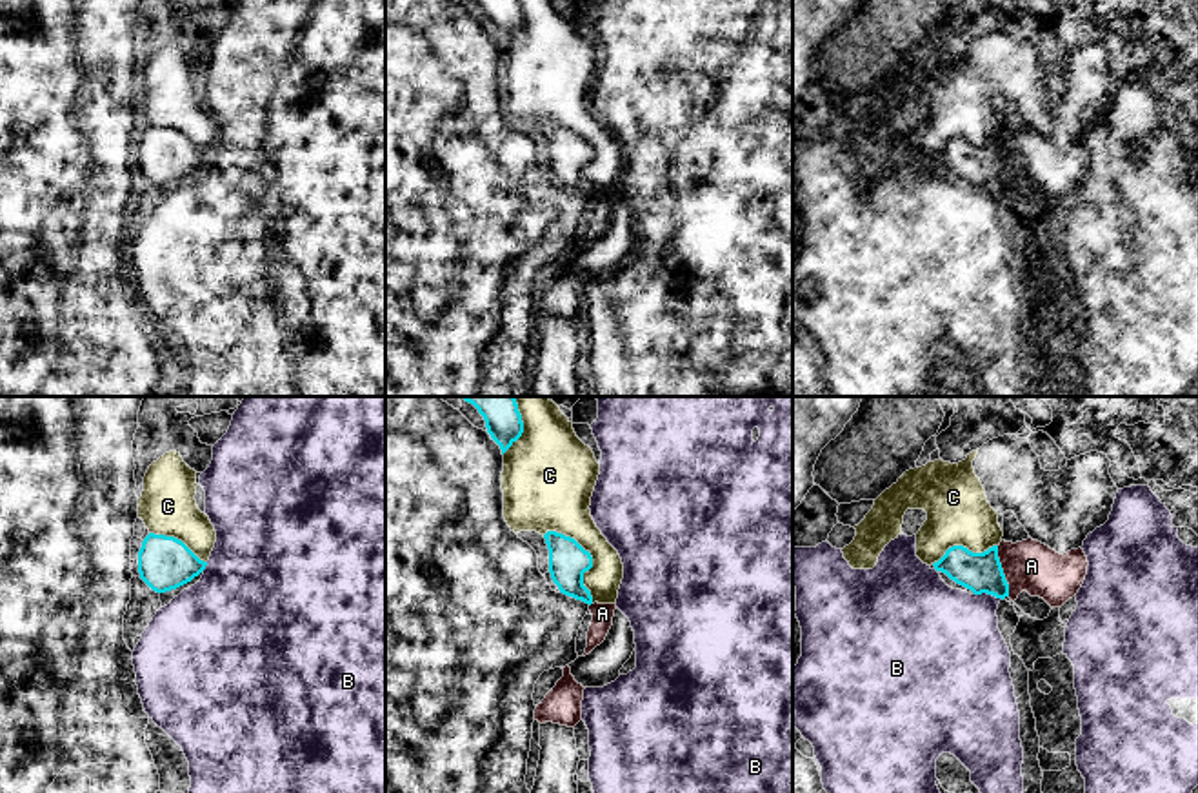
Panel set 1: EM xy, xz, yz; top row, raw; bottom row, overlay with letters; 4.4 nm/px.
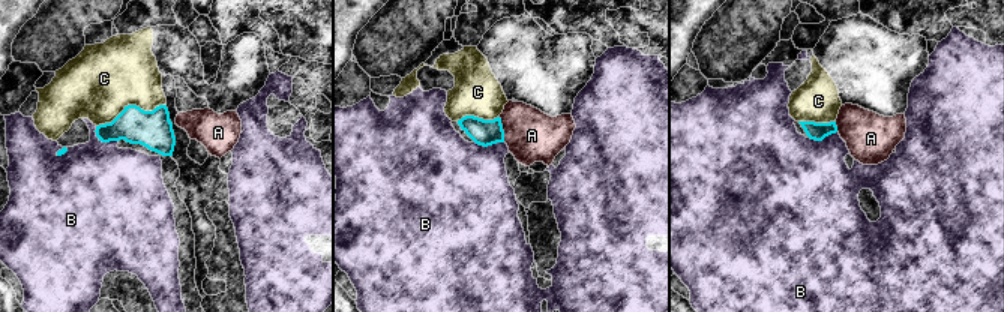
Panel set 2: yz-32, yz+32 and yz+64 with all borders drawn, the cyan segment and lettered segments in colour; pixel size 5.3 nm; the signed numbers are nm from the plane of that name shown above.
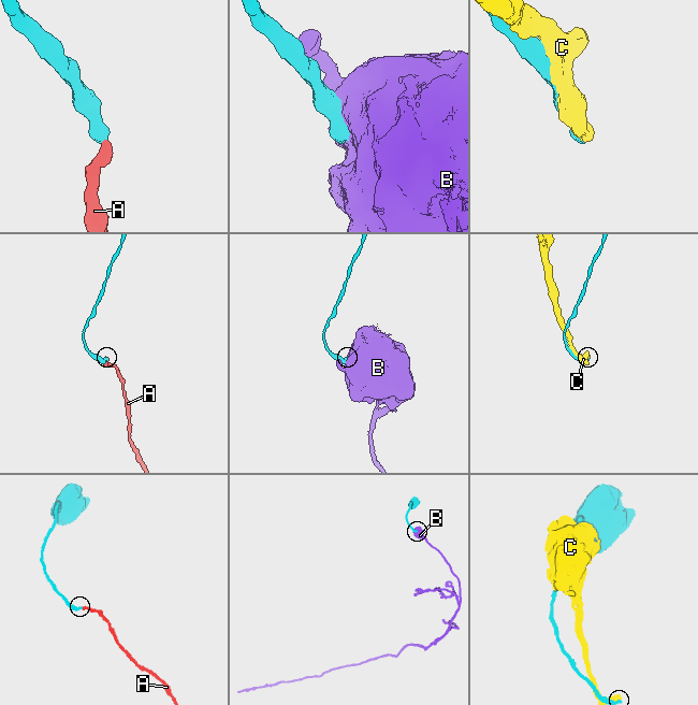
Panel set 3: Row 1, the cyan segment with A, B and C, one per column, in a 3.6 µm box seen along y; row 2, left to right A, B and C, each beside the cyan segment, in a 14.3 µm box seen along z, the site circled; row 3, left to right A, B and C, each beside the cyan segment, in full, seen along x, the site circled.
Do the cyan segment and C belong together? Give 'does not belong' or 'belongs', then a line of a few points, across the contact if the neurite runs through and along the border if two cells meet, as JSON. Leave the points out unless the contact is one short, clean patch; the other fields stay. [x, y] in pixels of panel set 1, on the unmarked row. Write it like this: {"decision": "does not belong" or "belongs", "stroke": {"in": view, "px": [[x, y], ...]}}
{"decision": "does not belong"}

